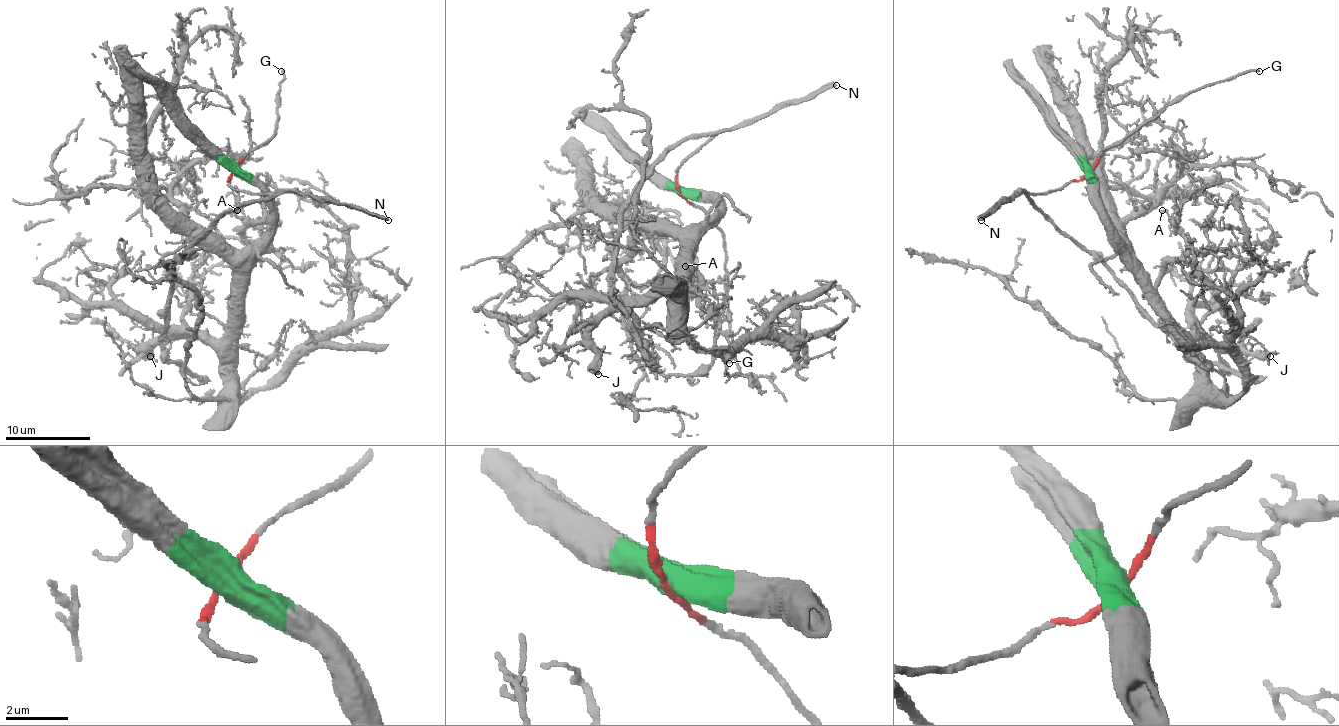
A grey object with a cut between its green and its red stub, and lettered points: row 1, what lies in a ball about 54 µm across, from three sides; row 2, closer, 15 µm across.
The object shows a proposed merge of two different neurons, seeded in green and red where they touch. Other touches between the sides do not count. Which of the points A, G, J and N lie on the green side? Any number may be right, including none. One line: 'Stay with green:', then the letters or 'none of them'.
Stay with green: A, J

